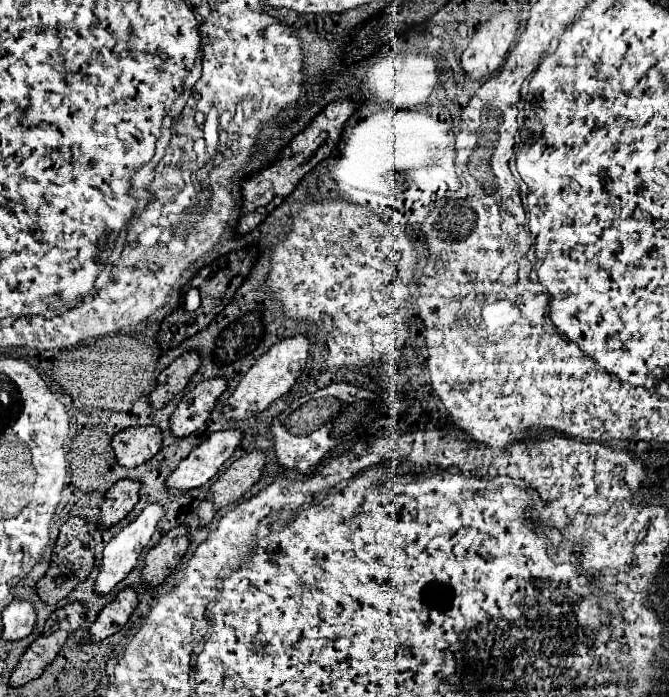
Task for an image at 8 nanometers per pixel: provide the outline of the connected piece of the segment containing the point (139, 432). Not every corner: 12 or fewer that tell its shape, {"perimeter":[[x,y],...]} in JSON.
{"perimeter":[[131,426],[111,440],[119,466],[133,468],[161,448],[157,426]]}

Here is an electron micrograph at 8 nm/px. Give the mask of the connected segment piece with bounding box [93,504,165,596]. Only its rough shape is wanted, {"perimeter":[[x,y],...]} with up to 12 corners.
{"perimeter":[[149,504],[103,550],[93,594],[105,596],[139,560],[165,510]]}

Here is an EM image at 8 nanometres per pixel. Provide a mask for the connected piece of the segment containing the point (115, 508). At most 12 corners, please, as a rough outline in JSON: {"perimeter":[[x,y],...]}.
{"perimeter":[[119,480],[105,492],[97,528],[121,522],[139,502],[141,484]]}

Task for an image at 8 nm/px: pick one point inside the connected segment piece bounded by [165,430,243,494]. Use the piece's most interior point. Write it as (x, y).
(201, 465)

